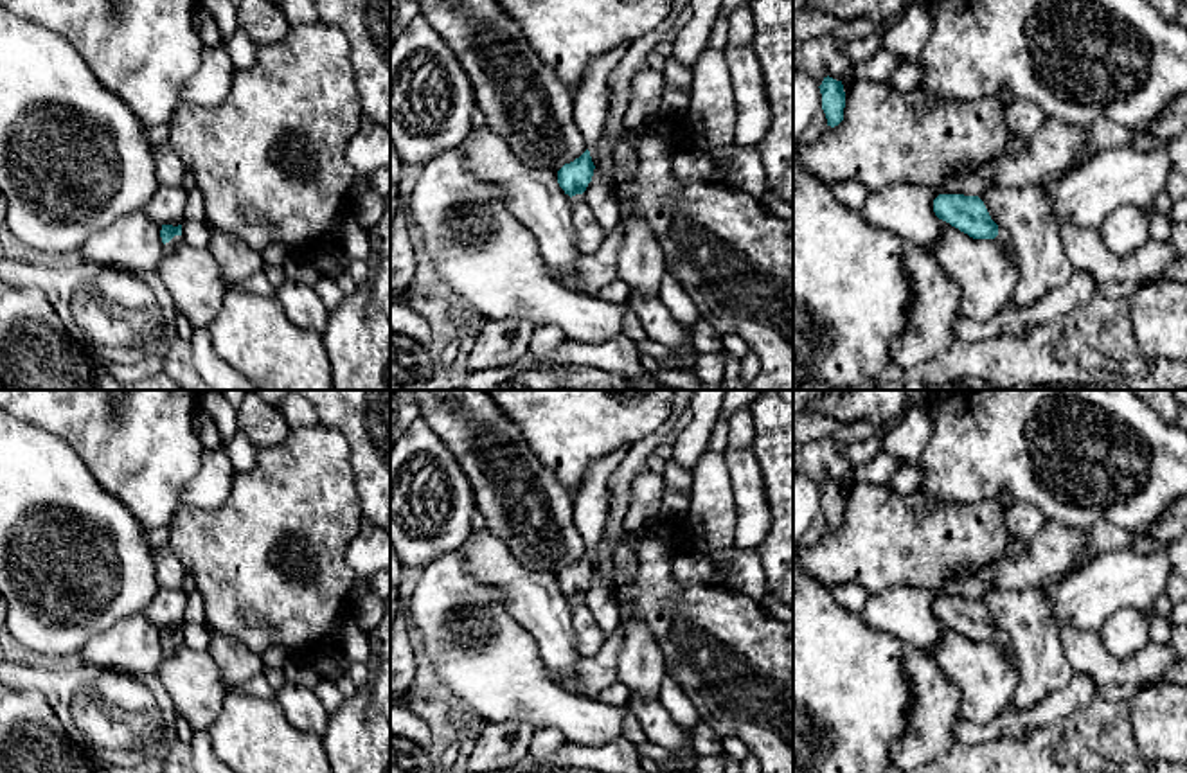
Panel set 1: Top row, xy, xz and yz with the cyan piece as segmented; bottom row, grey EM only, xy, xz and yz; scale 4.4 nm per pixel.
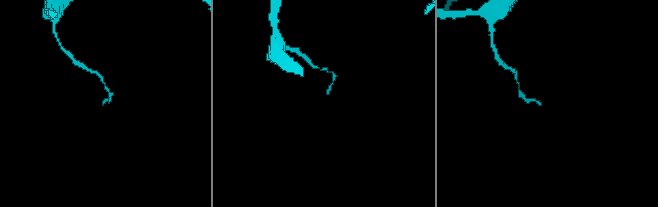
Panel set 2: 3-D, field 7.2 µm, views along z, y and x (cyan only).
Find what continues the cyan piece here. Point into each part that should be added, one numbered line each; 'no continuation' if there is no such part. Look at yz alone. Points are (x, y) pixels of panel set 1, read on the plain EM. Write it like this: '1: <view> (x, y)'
1: yz (1004, 644)

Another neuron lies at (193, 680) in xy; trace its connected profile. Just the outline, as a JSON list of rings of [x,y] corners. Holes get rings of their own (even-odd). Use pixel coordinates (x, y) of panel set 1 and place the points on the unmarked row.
[[[182,644],[165,656],[158,671],[169,692],[176,715],[198,730],[209,730],[218,719],[228,687],[209,653],[198,653]]]

